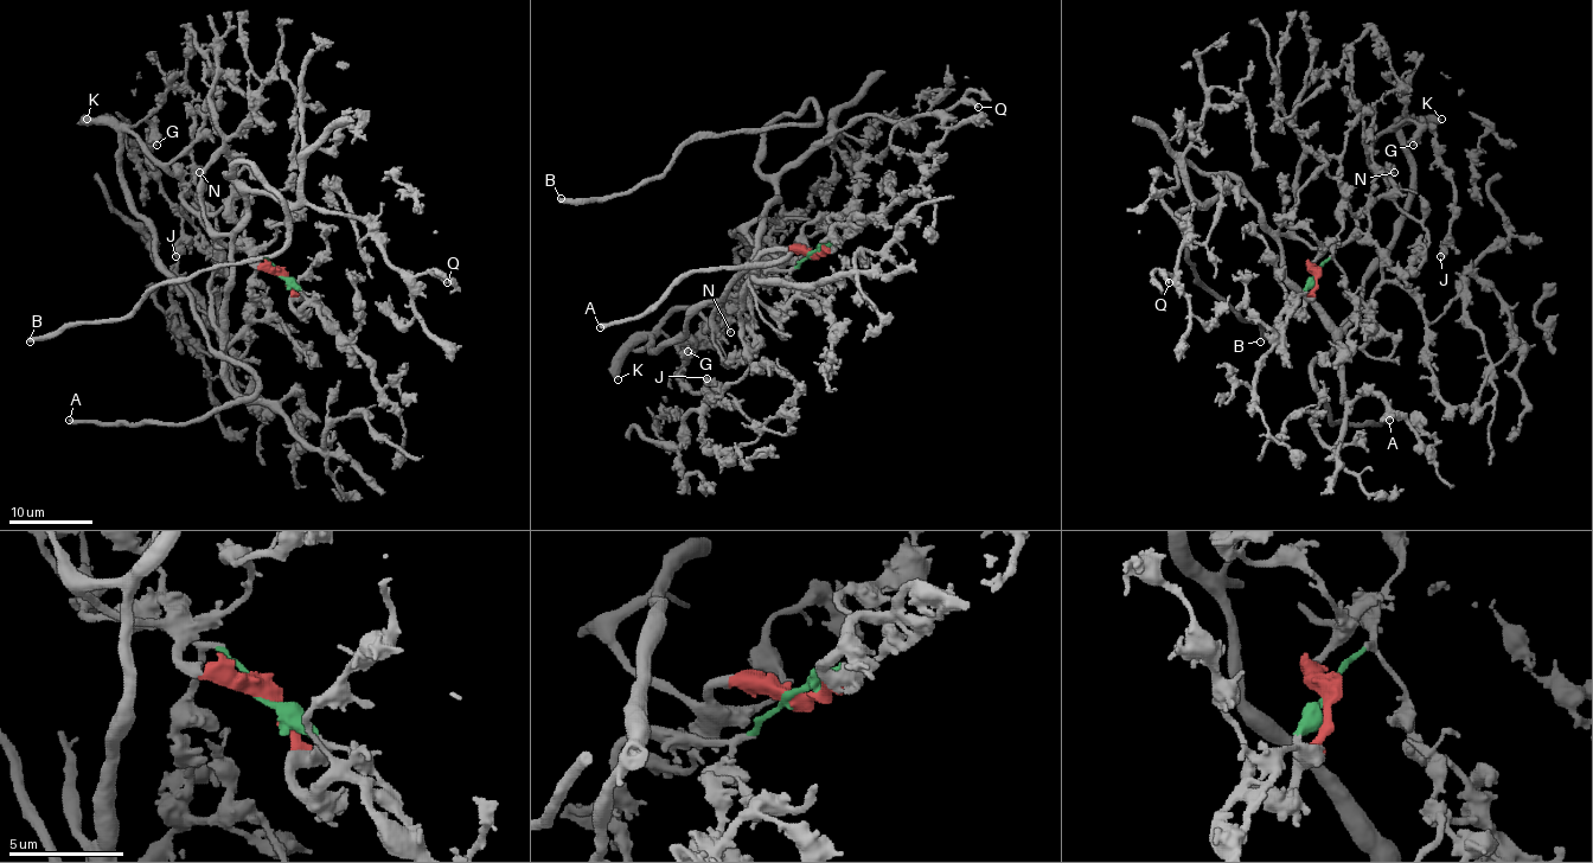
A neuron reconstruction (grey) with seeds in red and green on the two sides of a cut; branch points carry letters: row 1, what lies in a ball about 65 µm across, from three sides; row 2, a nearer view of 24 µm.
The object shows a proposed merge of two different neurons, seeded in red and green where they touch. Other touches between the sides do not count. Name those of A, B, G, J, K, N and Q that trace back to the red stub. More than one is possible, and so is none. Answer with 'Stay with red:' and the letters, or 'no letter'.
Stay with red: B, Q

